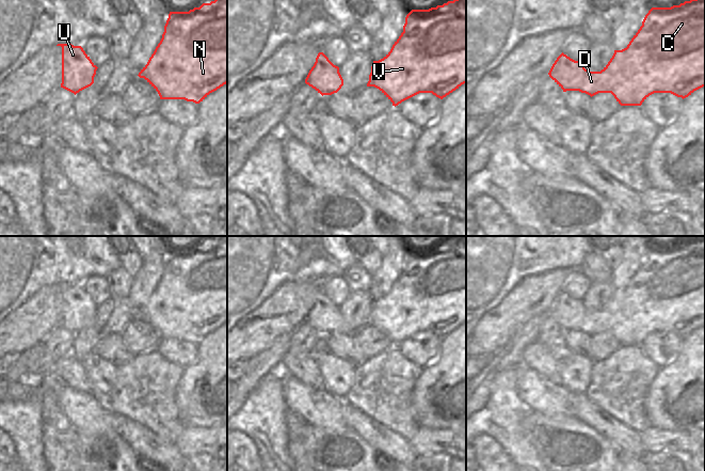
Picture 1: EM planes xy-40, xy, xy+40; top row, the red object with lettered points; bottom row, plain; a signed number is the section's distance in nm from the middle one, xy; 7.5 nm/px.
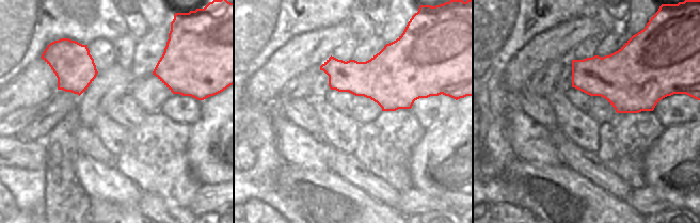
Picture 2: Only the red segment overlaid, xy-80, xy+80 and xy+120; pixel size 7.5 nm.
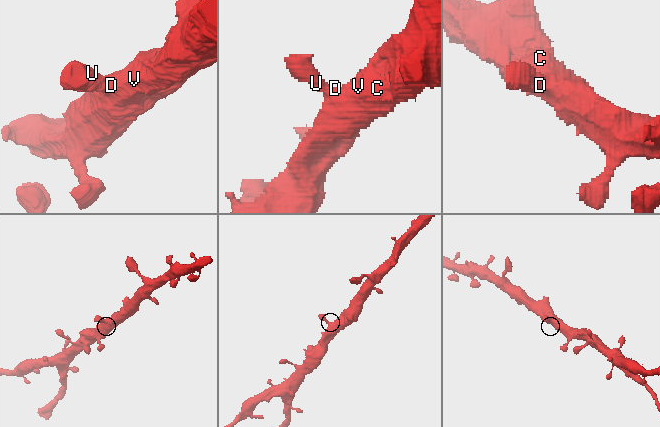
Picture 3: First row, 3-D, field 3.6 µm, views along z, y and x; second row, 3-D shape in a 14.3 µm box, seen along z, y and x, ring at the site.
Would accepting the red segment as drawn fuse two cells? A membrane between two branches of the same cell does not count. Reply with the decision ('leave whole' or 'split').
leave whole

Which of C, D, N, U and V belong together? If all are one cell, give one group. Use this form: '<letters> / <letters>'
C D N U V

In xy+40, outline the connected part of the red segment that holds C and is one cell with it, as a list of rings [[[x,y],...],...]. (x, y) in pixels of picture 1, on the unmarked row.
[[[705,236],[671,247],[652,247],[627,286],[614,289],[600,311],[590,311],[584,308],[582,300],[575,300],[562,292],[548,314],[563,331],[579,330],[591,336],[598,332],[611,332],[621,345],[641,345],[654,332],[671,332],[684,339],[705,326]]]

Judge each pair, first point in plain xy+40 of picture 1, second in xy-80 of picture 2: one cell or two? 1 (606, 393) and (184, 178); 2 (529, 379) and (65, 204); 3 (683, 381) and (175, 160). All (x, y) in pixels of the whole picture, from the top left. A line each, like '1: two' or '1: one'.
1: one
2: two
3: two

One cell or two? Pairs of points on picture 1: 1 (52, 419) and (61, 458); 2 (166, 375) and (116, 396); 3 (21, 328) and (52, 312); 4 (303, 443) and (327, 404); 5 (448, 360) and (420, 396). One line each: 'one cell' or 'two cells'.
1: one cell
2: one cell
3: one cell
4: two cells
5: one cell

